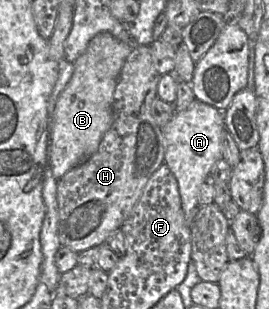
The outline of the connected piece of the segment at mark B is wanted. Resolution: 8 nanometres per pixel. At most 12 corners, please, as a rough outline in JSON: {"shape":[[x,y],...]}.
{"shape":[[101,32],[74,62],[49,121],[56,179],[87,161],[113,121],[135,45]]}

